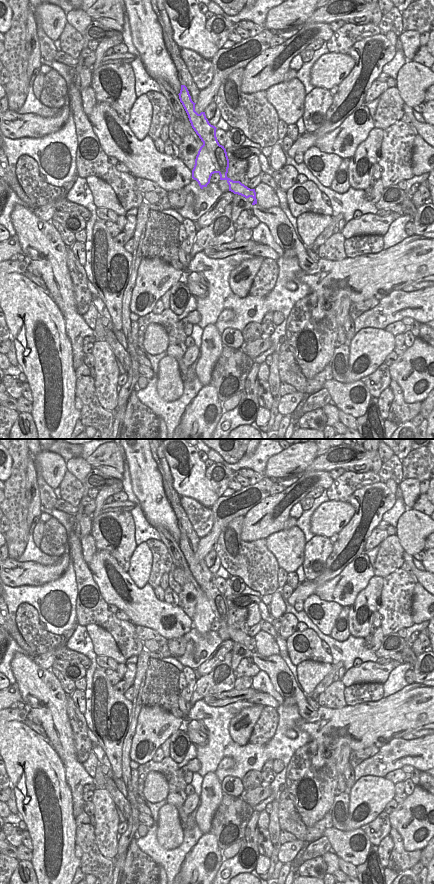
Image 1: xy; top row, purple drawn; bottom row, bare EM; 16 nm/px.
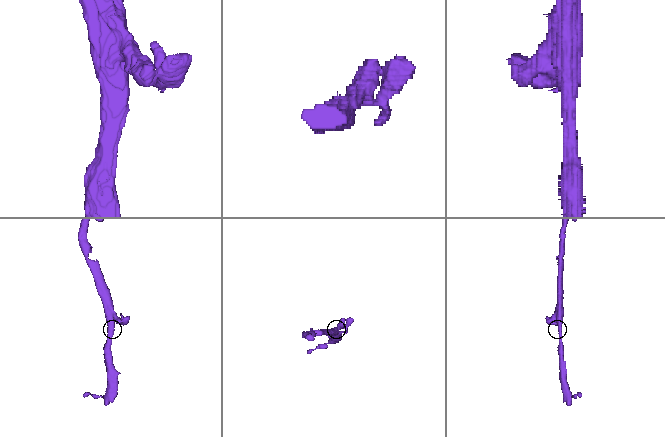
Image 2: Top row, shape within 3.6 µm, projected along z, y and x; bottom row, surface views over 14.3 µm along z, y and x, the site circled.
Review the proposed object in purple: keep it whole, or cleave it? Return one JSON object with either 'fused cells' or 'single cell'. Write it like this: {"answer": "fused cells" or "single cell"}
{"answer": "single cell"}

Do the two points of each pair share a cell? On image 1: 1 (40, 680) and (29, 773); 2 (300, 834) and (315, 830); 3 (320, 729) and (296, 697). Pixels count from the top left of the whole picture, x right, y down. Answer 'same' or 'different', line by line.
1: different
2: different
3: different

